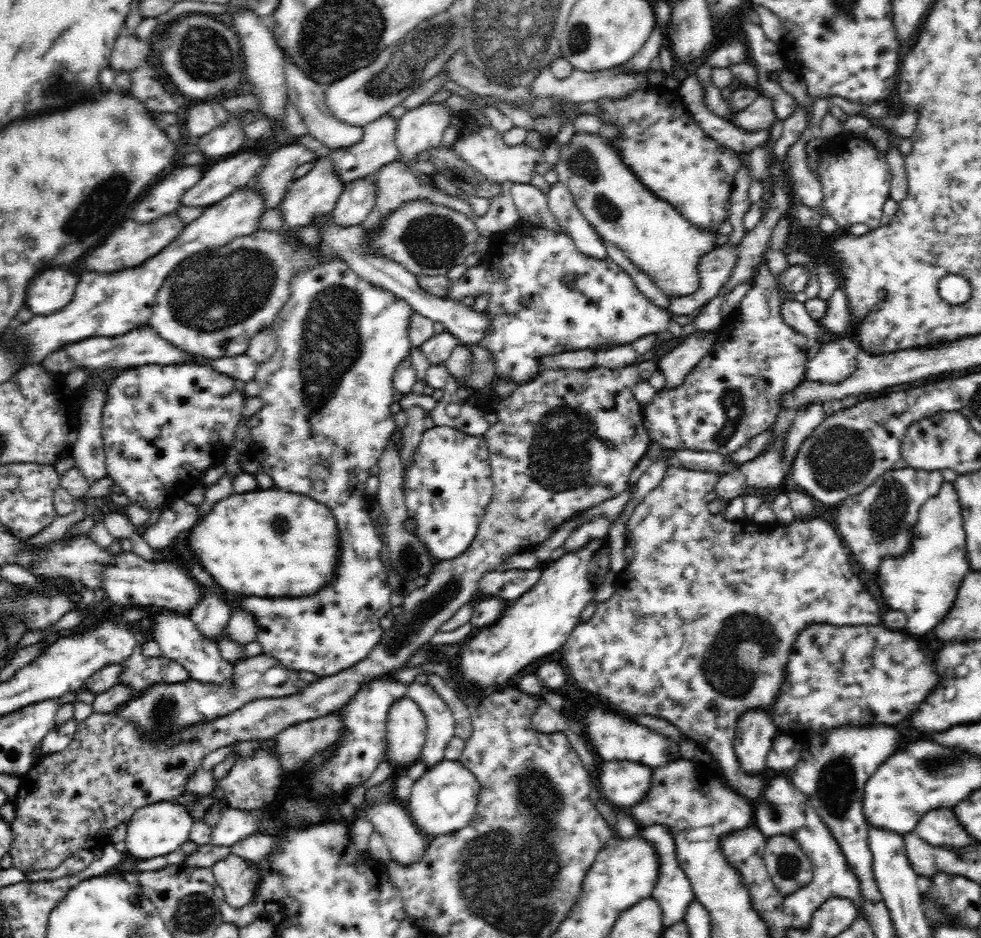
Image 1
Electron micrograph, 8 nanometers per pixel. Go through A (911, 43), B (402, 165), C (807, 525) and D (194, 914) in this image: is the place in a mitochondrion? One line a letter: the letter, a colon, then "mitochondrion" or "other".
A: other
B: other
C: other
D: mitochondrion

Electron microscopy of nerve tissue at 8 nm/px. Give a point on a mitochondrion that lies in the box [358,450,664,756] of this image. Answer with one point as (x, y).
(451, 590)

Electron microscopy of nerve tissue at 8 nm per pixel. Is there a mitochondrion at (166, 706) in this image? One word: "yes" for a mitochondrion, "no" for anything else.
yes

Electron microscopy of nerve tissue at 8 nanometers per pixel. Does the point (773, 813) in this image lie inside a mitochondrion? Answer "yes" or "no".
yes

